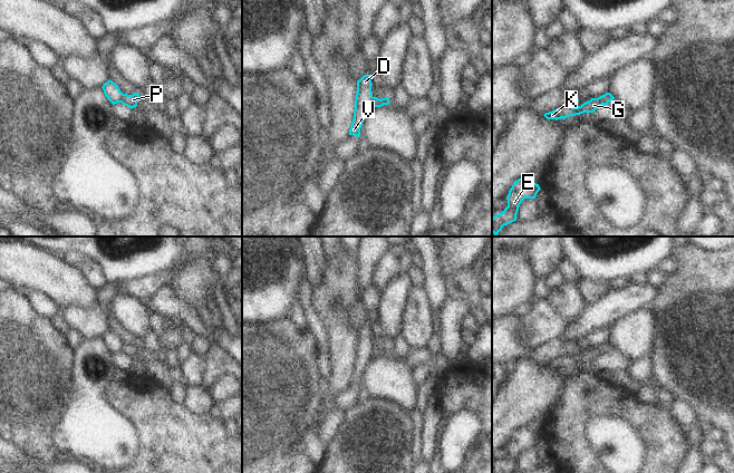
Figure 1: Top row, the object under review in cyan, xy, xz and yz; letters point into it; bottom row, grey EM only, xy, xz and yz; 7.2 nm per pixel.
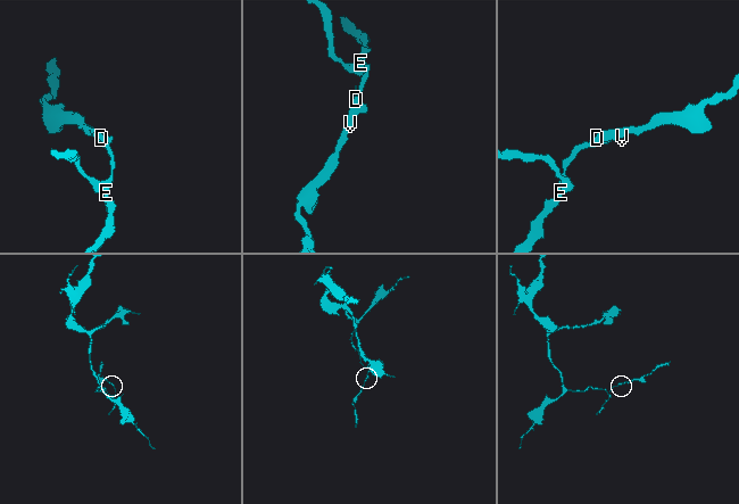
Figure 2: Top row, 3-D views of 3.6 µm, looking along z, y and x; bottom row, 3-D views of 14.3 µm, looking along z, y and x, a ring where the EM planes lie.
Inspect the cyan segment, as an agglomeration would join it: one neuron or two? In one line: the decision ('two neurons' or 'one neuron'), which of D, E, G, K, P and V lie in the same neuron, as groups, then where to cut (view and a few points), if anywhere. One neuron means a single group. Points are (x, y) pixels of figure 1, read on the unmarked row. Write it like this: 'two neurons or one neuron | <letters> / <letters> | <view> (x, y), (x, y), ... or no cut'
two neurons | D V / E G K P | xz (374, 347), (370, 356)

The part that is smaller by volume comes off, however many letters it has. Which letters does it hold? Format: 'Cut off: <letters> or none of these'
Cut off: D, V

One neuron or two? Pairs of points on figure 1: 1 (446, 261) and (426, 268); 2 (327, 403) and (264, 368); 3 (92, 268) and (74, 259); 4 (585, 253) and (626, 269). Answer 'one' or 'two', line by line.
1: two
2: two
3: one
4: one

